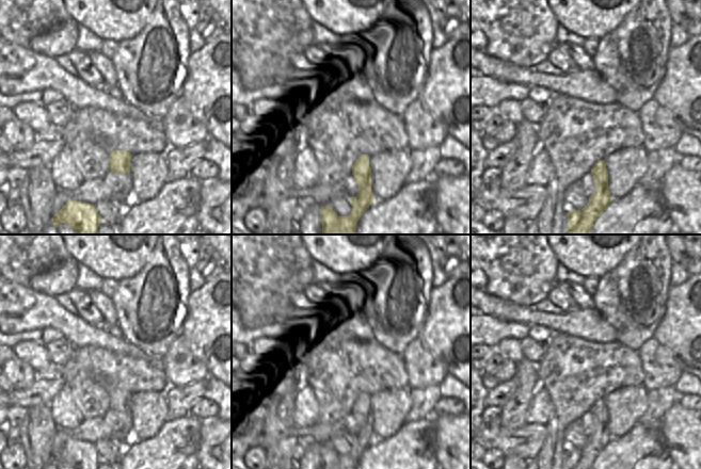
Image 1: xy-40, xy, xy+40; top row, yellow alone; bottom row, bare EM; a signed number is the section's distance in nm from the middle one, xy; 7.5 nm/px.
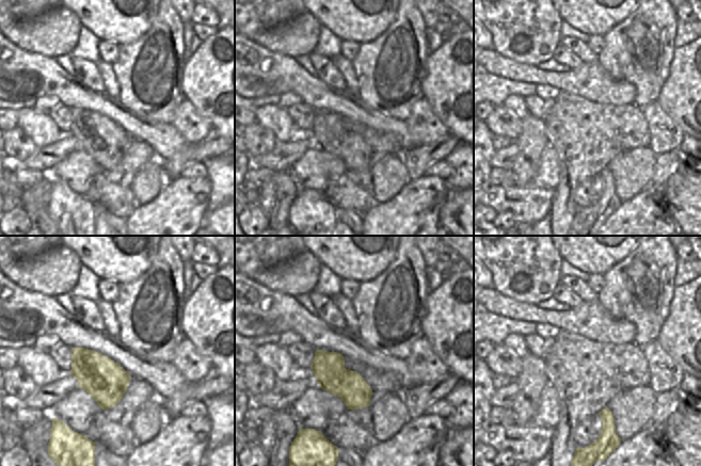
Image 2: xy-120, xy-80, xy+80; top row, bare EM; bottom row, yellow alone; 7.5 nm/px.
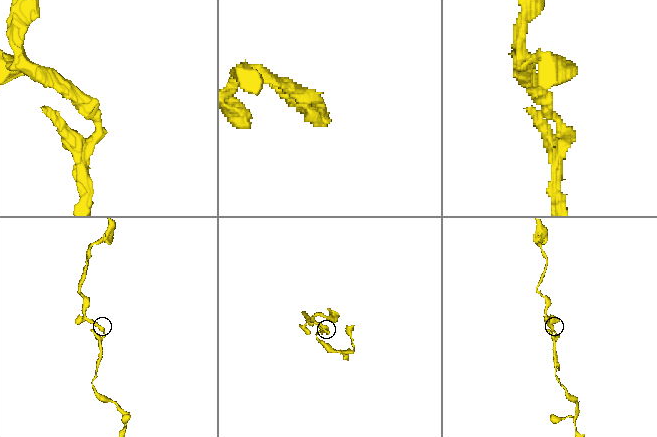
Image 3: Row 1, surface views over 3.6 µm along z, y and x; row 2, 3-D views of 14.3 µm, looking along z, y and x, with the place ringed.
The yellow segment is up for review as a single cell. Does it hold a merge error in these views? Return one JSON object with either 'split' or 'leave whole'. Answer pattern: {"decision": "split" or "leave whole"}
{"decision": "split"}

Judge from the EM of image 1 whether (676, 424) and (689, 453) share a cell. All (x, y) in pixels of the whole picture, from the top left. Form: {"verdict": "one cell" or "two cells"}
{"verdict": "one cell"}

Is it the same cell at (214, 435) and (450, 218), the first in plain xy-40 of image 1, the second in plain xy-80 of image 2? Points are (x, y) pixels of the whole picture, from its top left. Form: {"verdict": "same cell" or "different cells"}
{"verdict": "same cell"}

